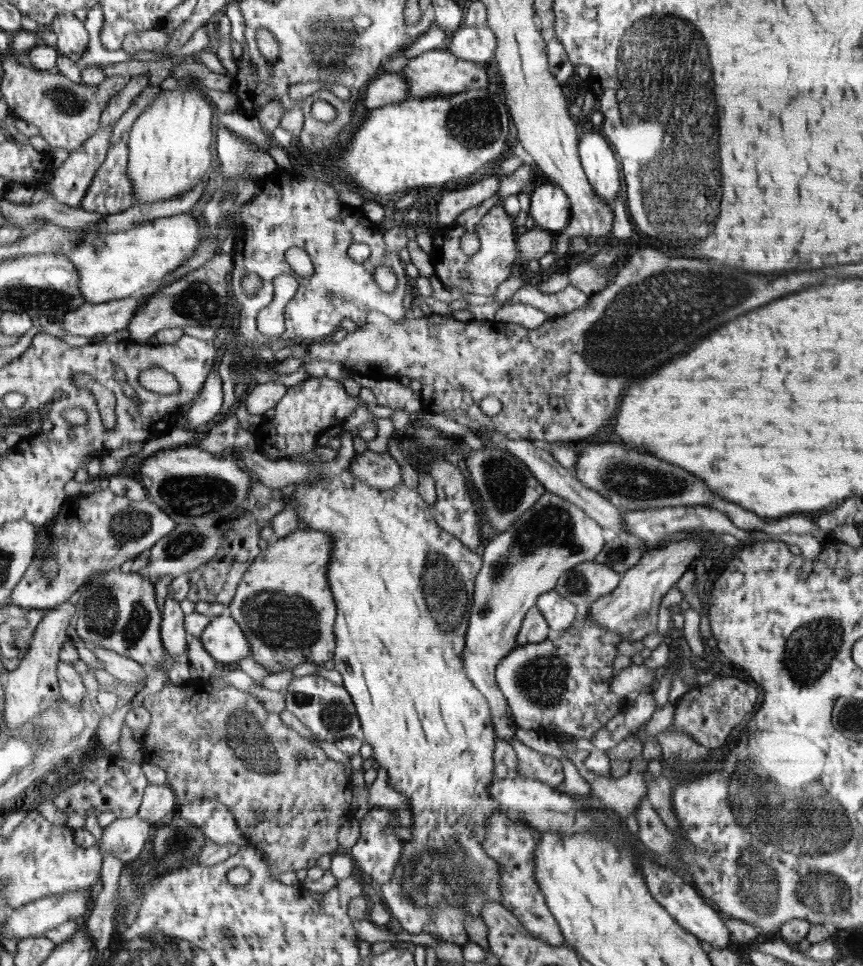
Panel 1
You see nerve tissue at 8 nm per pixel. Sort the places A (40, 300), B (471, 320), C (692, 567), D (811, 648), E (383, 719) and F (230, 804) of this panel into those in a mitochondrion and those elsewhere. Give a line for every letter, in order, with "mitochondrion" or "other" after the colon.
A: mitochondrion
B: other
C: other
D: mitochondrion
E: other
F: other

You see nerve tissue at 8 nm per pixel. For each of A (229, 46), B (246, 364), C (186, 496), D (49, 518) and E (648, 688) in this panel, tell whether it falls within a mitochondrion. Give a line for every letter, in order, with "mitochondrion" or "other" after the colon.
A: other
B: other
C: mitochondrion
D: other
E: other

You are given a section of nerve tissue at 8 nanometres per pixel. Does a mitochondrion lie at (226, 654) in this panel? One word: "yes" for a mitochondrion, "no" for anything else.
no

